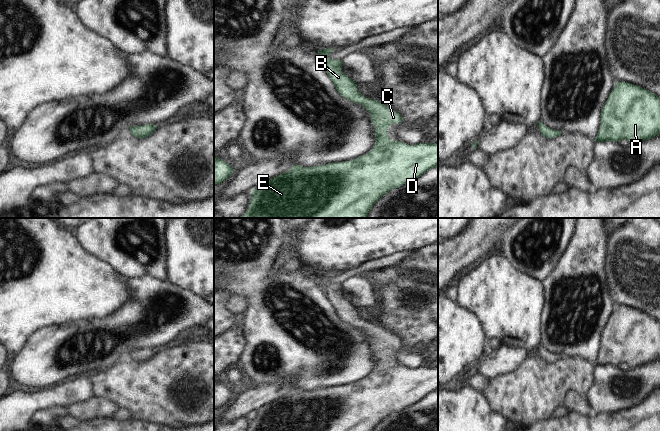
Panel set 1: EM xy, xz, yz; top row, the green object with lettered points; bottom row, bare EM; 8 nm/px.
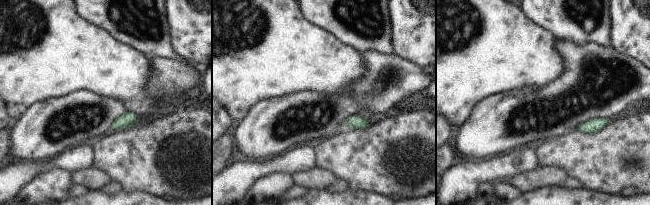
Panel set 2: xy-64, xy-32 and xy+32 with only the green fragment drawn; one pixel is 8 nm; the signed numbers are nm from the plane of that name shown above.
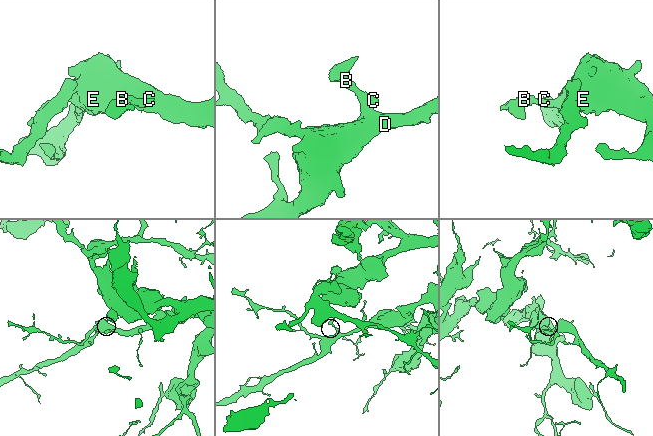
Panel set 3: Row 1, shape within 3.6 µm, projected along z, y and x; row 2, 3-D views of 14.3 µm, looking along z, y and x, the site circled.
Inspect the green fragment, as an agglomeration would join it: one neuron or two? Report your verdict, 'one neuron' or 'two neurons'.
one neuron

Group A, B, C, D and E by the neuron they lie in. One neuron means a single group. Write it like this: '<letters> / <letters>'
A B C D E

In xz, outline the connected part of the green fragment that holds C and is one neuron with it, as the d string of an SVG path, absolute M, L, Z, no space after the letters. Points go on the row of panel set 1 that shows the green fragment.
M322 49L317 53L324 57L326 72L338 93L354 103L361 103L371 114L371 122L375 125L375 146L368 154L352 161L315 167L294 165L288 172L253 189L250 206L241 218L366 218L383 195L438 167L438 143L408 145L388 137L389 126L401 123L403 117L380 101L363 96L356 82L344 74L343 61L327 57L334 50Z

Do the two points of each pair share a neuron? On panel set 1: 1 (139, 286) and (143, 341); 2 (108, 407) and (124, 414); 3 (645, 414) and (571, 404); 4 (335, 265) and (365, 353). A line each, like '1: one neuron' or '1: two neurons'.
1: one neuron
2: two neurons
3: two neurons
4: two neurons

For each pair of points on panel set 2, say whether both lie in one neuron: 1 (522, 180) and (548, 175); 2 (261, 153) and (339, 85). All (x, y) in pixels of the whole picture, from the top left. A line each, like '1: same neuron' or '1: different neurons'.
1: same neuron
2: different neurons

